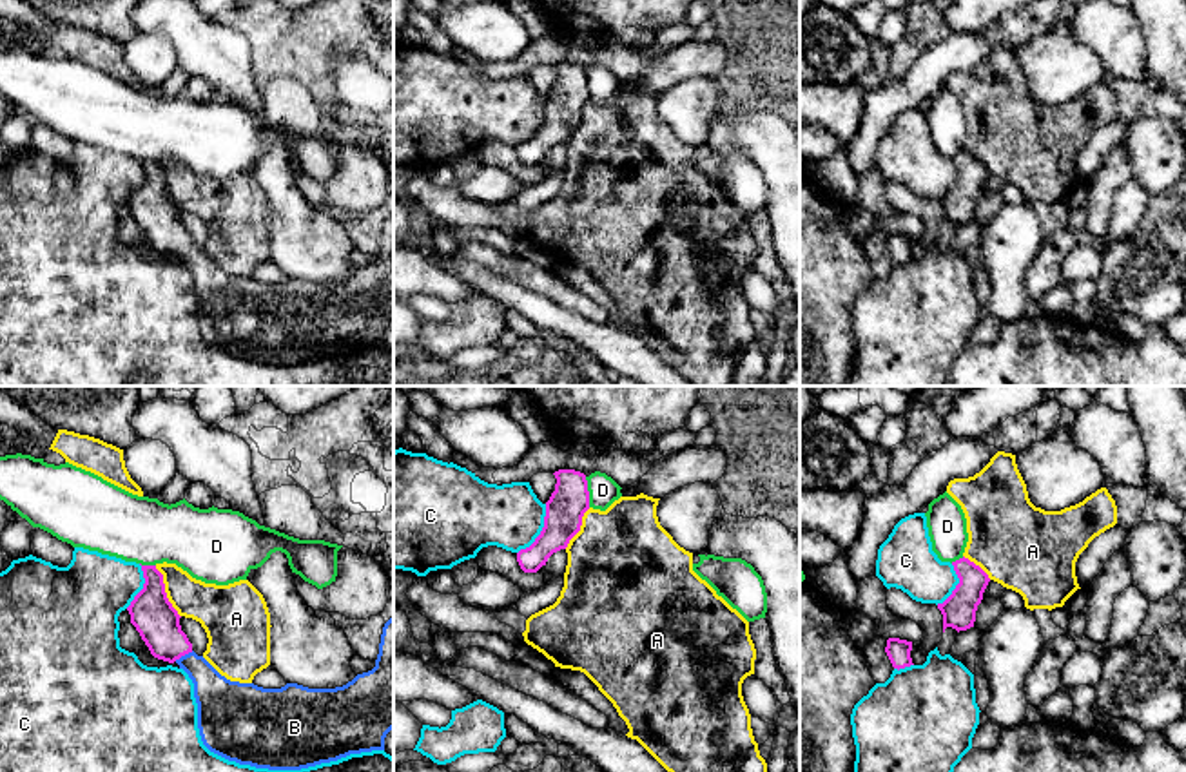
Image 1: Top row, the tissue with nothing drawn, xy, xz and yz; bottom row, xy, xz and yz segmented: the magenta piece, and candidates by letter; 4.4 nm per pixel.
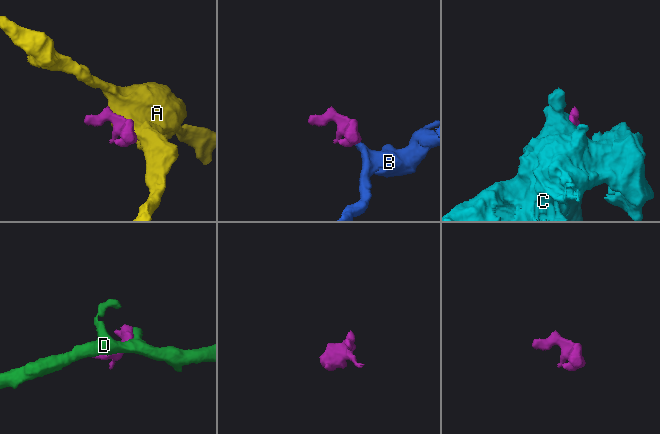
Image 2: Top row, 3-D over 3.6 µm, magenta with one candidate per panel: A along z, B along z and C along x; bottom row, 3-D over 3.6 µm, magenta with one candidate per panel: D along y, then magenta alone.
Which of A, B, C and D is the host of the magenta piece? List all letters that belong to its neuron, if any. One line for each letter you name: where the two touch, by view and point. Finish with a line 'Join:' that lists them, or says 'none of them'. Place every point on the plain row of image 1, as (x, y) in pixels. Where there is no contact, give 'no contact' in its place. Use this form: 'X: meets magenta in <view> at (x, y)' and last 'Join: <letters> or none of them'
B: meets magenta in xy at (184, 249)
Join: B

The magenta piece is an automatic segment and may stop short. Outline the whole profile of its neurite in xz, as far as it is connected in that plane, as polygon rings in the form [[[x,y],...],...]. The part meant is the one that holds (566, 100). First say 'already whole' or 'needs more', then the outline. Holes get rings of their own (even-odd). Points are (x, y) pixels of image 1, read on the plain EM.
already whole | [[[559,63],[553,69],[557,78],[546,96],[544,121],[530,141],[517,147],[517,156],[524,167],[537,167],[553,147],[566,143],[569,134],[580,125],[582,111],[589,103],[584,67]]]

